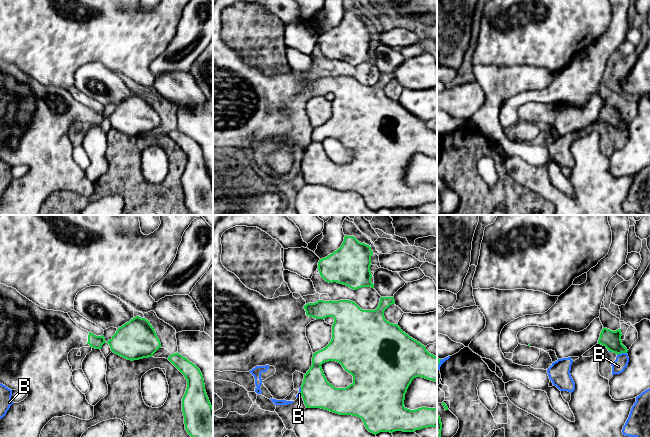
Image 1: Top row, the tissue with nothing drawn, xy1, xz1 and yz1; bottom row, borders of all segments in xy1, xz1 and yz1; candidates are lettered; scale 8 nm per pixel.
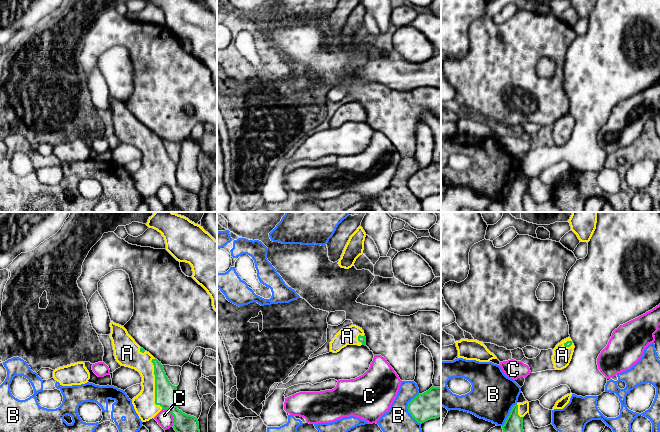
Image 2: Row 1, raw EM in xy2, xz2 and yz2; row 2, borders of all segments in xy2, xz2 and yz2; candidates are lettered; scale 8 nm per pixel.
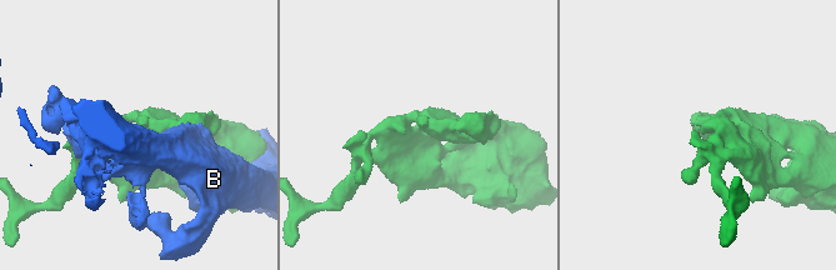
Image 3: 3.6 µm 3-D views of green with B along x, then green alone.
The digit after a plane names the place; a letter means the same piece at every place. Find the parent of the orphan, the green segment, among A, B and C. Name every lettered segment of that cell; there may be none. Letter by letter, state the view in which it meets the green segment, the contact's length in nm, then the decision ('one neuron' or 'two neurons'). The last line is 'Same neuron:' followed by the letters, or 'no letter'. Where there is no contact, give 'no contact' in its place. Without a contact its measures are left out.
A: meets green in xy2; contact 420 nm long; two neurons
B: meets green in xz2; contact 260 nm long; two neurons
C: meets green in xy2; contact 170 nm long; two neurons
Same neuron: no letter

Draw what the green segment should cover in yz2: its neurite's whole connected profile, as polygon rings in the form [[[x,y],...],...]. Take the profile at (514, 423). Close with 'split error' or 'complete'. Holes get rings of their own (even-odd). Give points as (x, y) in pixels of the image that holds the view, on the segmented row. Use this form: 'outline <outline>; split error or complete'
outline [[[514,405],[502,426],[503,432],[524,432],[523,417],[518,415],[518,405]]]; complete

